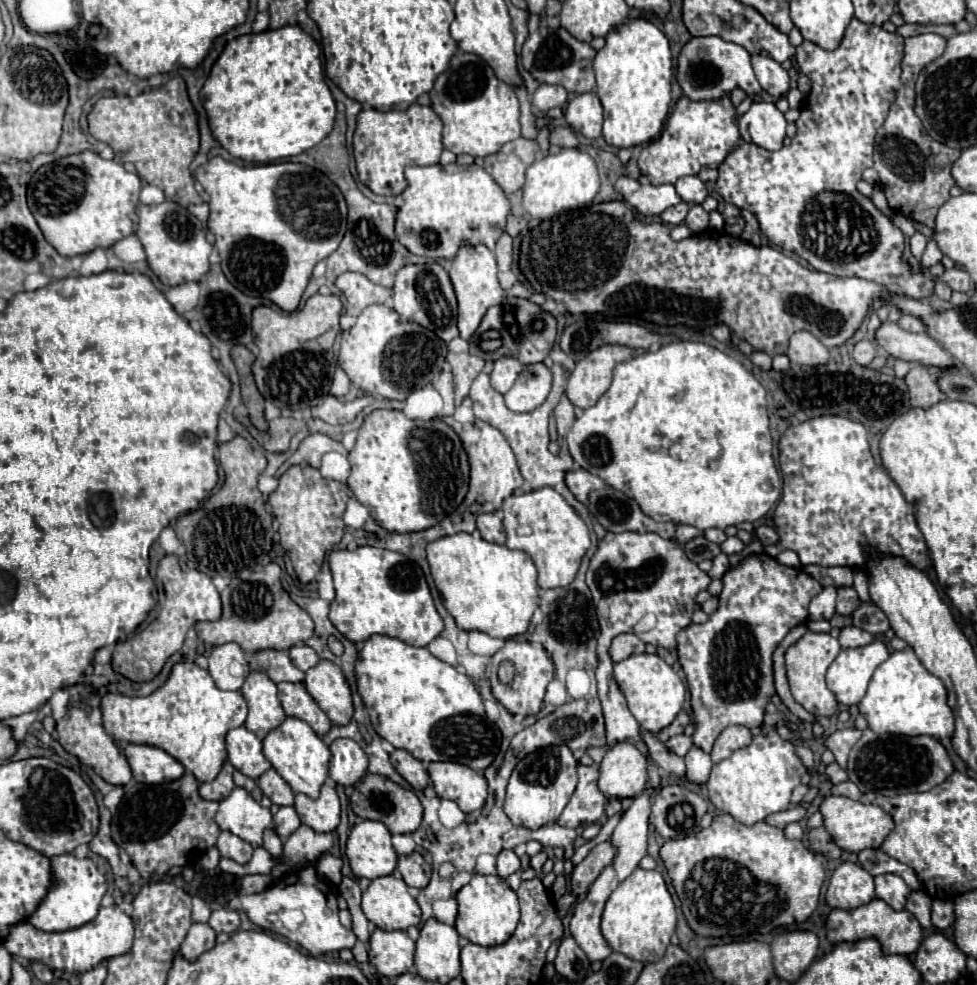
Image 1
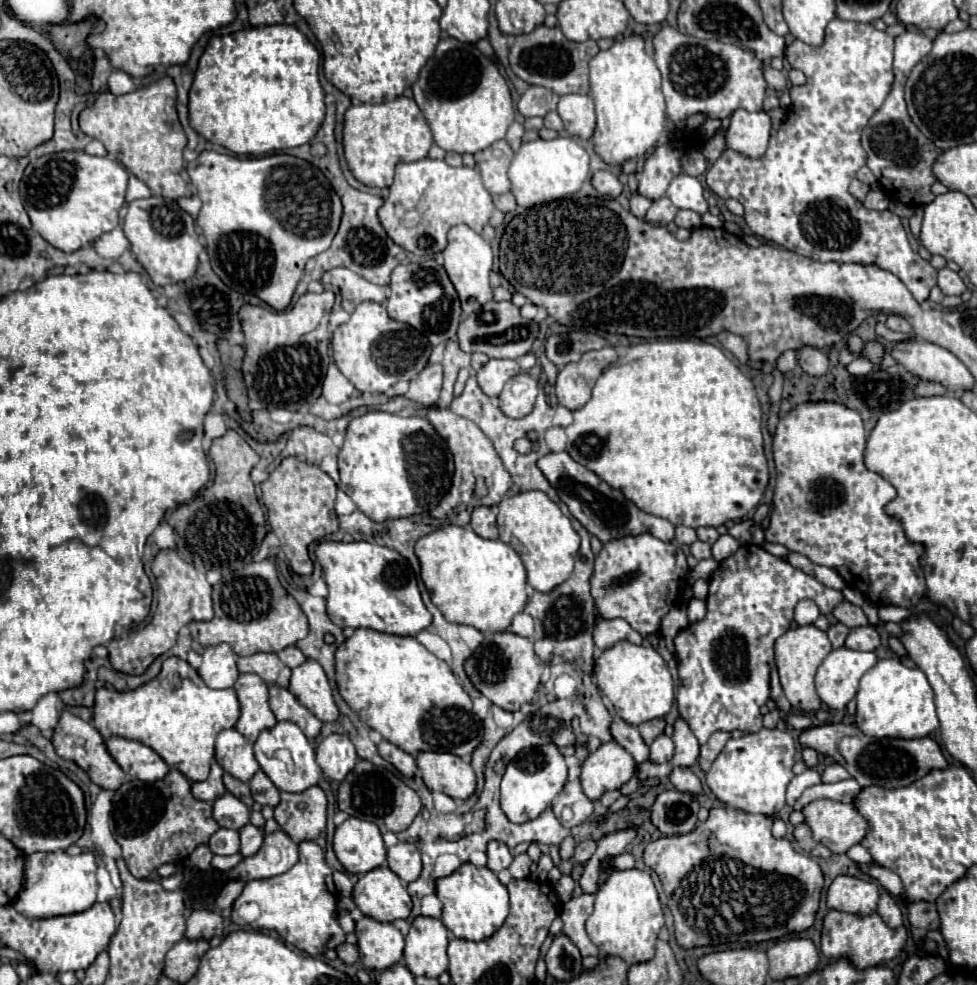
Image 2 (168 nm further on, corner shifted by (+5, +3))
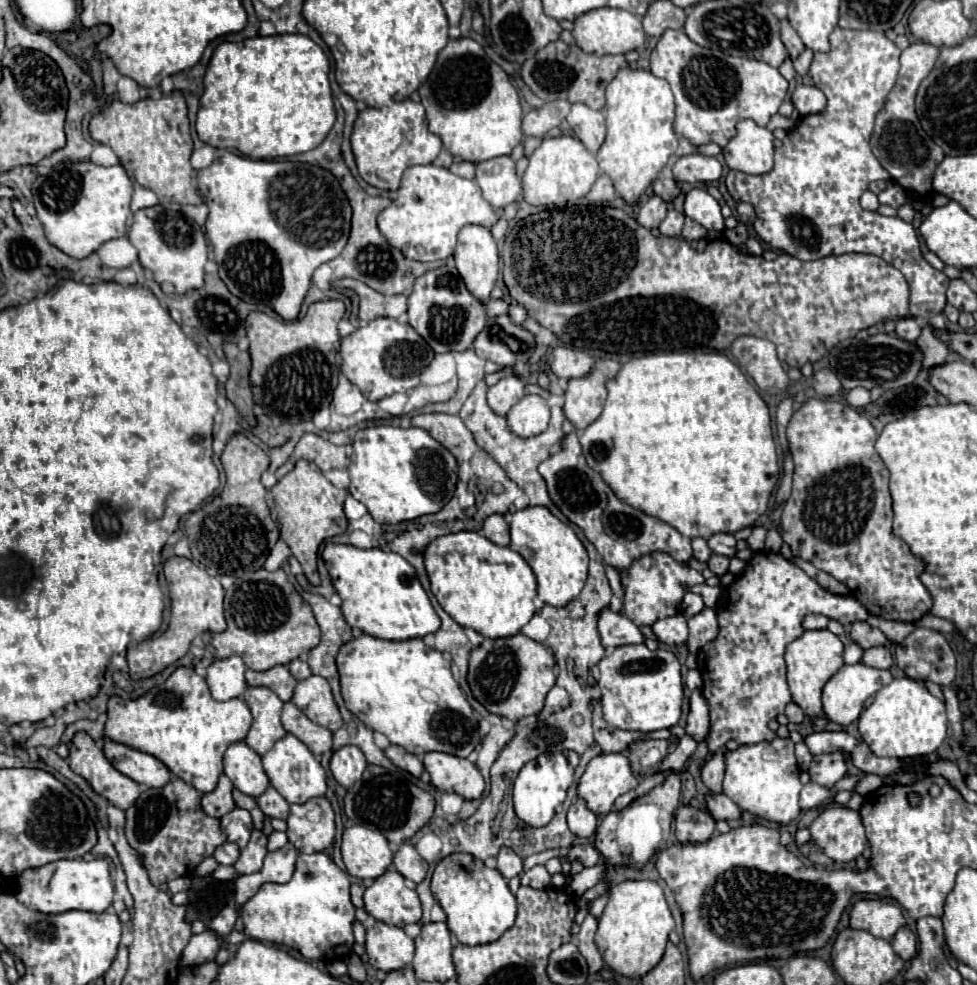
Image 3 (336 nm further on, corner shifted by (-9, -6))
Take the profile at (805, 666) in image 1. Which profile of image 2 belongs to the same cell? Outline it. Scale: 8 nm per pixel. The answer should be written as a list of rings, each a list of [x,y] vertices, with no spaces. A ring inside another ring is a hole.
[[[803,625],[797,629],[789,629],[785,635],[781,635],[775,641],[775,663],[779,669],[783,693],[795,709],[801,709],[805,713],[819,711],[821,699],[815,689],[815,673],[831,649],[833,647],[831,647],[831,641],[827,639],[827,633],[817,629],[815,625]]]

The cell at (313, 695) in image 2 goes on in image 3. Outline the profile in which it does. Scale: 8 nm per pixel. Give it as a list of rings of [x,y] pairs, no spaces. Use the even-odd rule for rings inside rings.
[[[309,676],[301,682],[297,682],[291,702],[299,710],[303,710],[311,722],[325,726],[331,732],[335,732],[343,726],[343,720],[341,720],[335,700],[333,700],[331,688],[329,688],[327,680],[321,676]]]

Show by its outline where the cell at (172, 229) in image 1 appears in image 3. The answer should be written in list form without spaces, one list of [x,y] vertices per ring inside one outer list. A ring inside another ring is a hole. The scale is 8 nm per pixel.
[[[161,204],[137,210],[129,228],[129,242],[137,248],[141,266],[153,272],[153,280],[161,286],[165,294],[185,294],[187,290],[203,286],[207,240],[201,232],[201,226],[181,212],[165,208]]]

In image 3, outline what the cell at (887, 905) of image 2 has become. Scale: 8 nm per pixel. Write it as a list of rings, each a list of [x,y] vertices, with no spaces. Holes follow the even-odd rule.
[[[907,926],[897,932],[897,936],[893,940],[893,950],[905,962],[909,962],[917,956],[917,940],[915,940],[915,934]]]

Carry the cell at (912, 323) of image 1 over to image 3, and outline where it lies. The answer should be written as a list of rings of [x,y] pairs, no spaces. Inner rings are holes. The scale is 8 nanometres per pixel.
[[[899,318],[895,332],[899,338],[903,338],[907,342],[915,342],[921,334],[921,326],[919,326],[919,322],[915,322],[915,318]]]

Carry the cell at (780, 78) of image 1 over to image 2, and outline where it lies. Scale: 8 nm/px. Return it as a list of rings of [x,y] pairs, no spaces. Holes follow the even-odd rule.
[[[763,63],[763,77],[767,81],[767,89],[773,89],[773,91],[783,91],[785,85],[787,85],[787,77],[773,69],[769,63]]]

